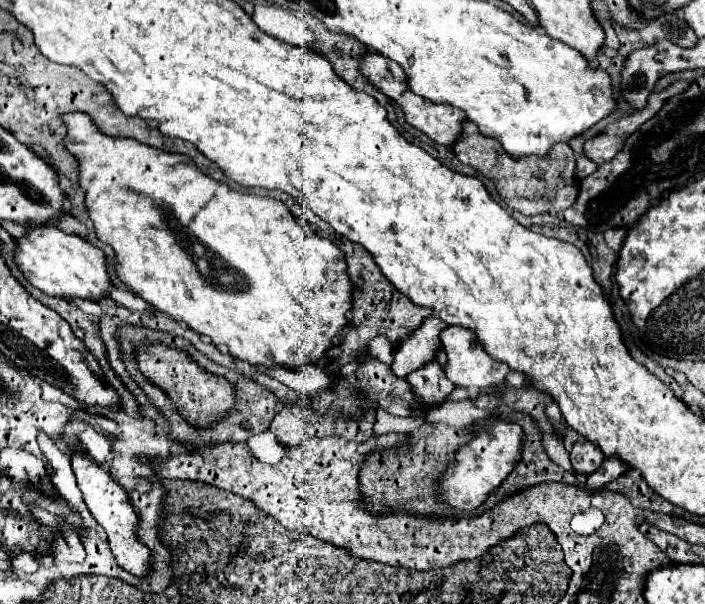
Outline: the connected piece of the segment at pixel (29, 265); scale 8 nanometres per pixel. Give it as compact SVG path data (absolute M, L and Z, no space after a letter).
M54 225L26 227L22 237L16 237L14 261L22 275L40 291L54 297L82 297L98 301L110 291L110 277L106 271L104 253L78 235L64 233Z

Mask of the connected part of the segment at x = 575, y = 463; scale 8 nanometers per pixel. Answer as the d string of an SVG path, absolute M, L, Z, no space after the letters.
M588 439L574 443L572 451L570 451L570 461L576 473L584 473L590 475L594 473L602 461L604 461L604 453L596 443L590 443Z

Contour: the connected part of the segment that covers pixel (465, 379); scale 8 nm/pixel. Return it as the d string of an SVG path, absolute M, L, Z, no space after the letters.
M450 325L442 331L440 339L444 341L444 353L448 357L448 365L446 365L446 377L454 383L454 385L460 385L460 387L466 387L466 389L476 389L476 391L482 391L482 389L488 389L488 387L494 387L498 383L502 383L506 379L506 375L510 373L510 367L502 361L496 361L492 359L482 343L478 341L476 333L466 329L466 327L460 327L460 325Z

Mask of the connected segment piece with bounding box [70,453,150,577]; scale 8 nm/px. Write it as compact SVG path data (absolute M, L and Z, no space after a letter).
M72 453L70 457L72 461L72 469L74 475L78 479L78 487L82 491L84 503L88 507L88 511L92 513L92 517L98 521L98 525L104 527L106 535L108 535L108 545L118 561L120 567L124 567L126 571L130 571L132 575L144 577L148 573L148 559L150 559L150 551L136 539L134 529L138 527L138 517L124 493L124 489L112 481L112 477L108 475L108 471L96 463L92 463L88 457Z

